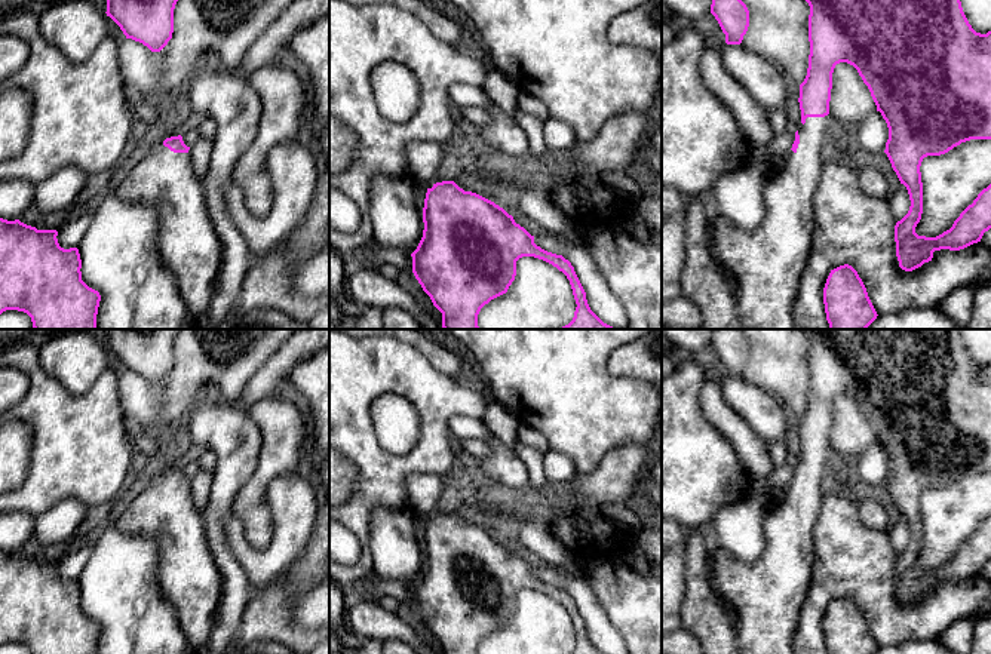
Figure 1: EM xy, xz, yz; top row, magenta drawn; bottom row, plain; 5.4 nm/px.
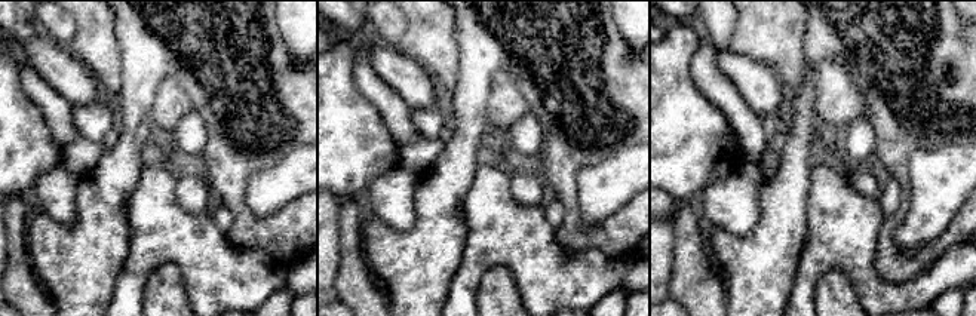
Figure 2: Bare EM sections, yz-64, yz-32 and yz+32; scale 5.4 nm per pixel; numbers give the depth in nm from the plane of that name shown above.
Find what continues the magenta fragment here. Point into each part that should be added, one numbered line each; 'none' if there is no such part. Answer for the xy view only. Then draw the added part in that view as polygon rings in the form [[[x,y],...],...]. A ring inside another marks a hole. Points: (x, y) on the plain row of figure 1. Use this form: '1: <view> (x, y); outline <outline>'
1: xy (187, 574); outline [[[163,476],[151,479],[116,521],[116,526],[156,543],[157,581],[178,615],[187,648],[190,654],[211,654],[209,638],[223,577],[190,485],[174,485]]]

